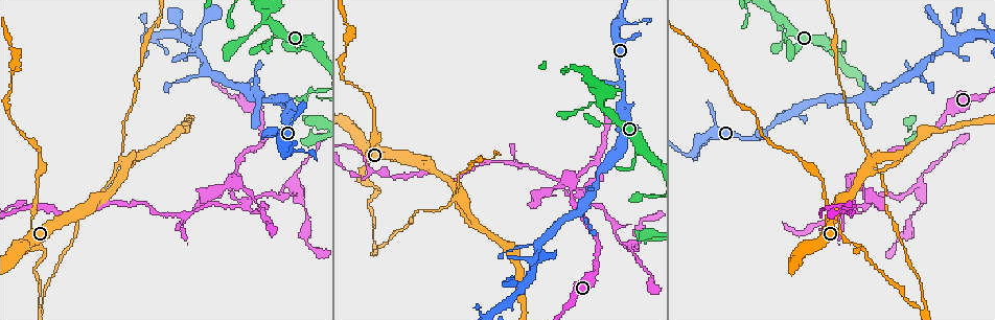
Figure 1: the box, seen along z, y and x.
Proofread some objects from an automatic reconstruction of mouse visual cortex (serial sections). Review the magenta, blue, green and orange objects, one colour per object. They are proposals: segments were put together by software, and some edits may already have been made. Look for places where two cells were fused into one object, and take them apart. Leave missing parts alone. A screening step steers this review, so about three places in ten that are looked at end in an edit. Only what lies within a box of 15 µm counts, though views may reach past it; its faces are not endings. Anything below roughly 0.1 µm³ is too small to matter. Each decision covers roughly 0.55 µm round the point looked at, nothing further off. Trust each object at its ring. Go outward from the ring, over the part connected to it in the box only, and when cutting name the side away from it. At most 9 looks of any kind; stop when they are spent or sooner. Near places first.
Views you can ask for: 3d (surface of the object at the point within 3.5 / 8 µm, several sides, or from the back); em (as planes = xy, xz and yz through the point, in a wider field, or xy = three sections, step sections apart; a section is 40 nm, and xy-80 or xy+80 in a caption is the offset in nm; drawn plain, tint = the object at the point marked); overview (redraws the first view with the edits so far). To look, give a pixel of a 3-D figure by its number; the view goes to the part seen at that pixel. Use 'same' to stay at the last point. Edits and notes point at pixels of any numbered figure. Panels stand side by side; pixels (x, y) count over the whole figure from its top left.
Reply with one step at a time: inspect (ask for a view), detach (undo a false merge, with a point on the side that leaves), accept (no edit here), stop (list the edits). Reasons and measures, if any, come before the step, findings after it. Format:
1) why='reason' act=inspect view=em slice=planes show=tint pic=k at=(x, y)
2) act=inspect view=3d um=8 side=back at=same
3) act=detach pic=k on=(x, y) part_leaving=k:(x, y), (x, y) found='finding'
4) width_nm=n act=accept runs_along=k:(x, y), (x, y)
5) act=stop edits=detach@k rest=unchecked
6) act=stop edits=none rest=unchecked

act=inspect view=3d um=3.5 pic=1 at=(576, 197)

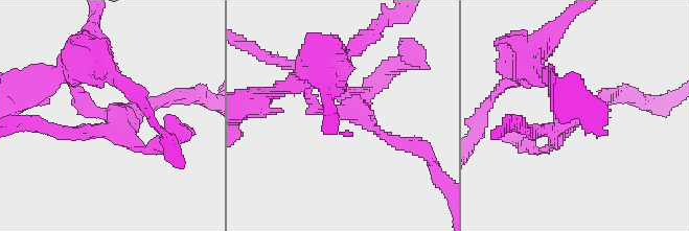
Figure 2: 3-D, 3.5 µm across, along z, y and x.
why='now the EM' act=inspect view=em slice=planes show=tint pic=2 at=(347, 109)

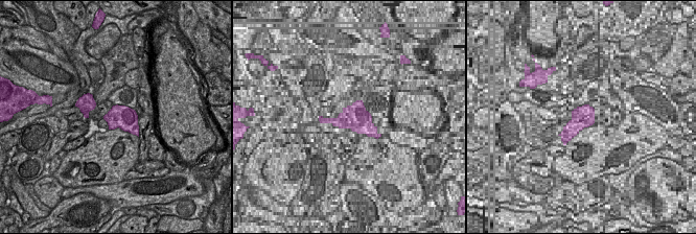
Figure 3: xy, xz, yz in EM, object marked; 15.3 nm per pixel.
act=accept runs_along=2:(308, 85), (318, 109), (405, 143) found='continuous, no second cell'

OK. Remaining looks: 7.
why='narrows sharply' act=inspect view=em slice=xy step=2 show=tint pic=1 at=(165, 216)

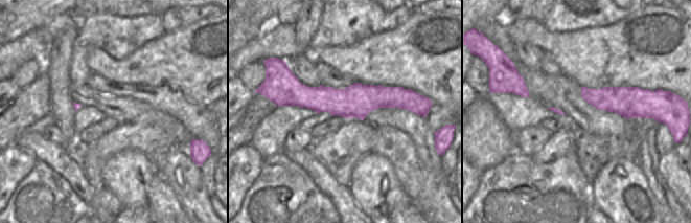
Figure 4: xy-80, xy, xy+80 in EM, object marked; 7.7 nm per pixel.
why='see where the arms go' act=inspect view=3d um=3.5 at=same

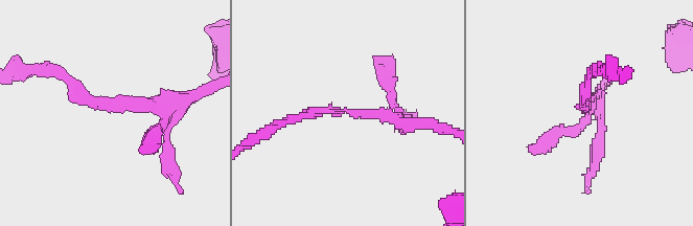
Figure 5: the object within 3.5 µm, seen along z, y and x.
arm_widths_nm=150,200 act=accept runs_along=5:(174, 96), (99, 107), (48, 71) found='one cell here'

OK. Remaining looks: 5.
why='thin arm on a thick one' act=inspect view=3d um=3.5 pic=1 at=(872, 159)

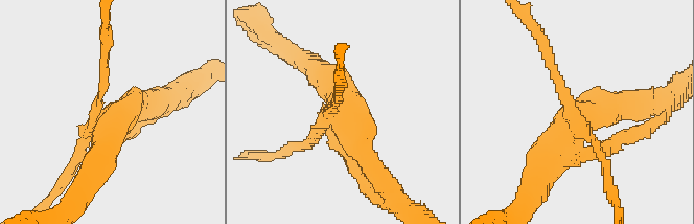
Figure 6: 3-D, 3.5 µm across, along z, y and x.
arms=4 arm_widths_nm=150,150,300,400 why='need the tissue' act=inspect view=em slice=xy step=2 show=tint pic=6 at=(350, 114)

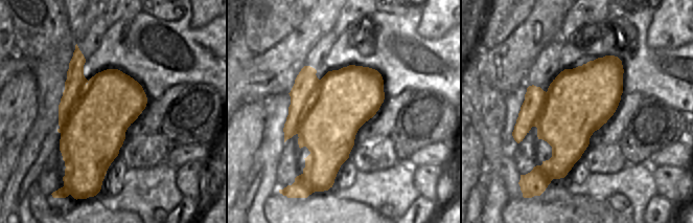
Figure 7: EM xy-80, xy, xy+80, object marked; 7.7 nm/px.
act=accept runs_along=6:(540, 172), (575, 117), (633, 104) found='all the same cell'

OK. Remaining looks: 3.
why='abrupt turn' act=inspect view=3d um=3.5 pic=1 at=(652, 198)

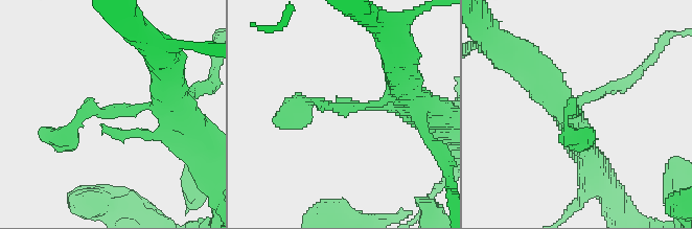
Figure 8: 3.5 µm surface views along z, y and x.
act=inspect view=em slice=xy step=2 show=tint pic=8 at=(339, 108)

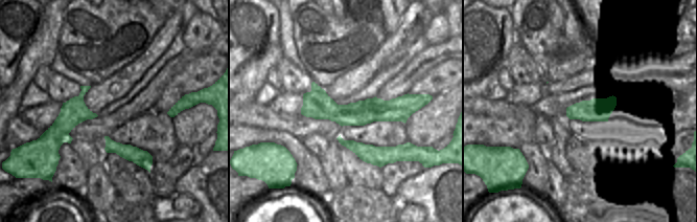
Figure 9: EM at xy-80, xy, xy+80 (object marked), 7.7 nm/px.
act=accept runs_along=9:(415, 103), (395, 110), (303, 111) found='one cell here'

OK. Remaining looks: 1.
act=stop edits=none rest=unchecked

